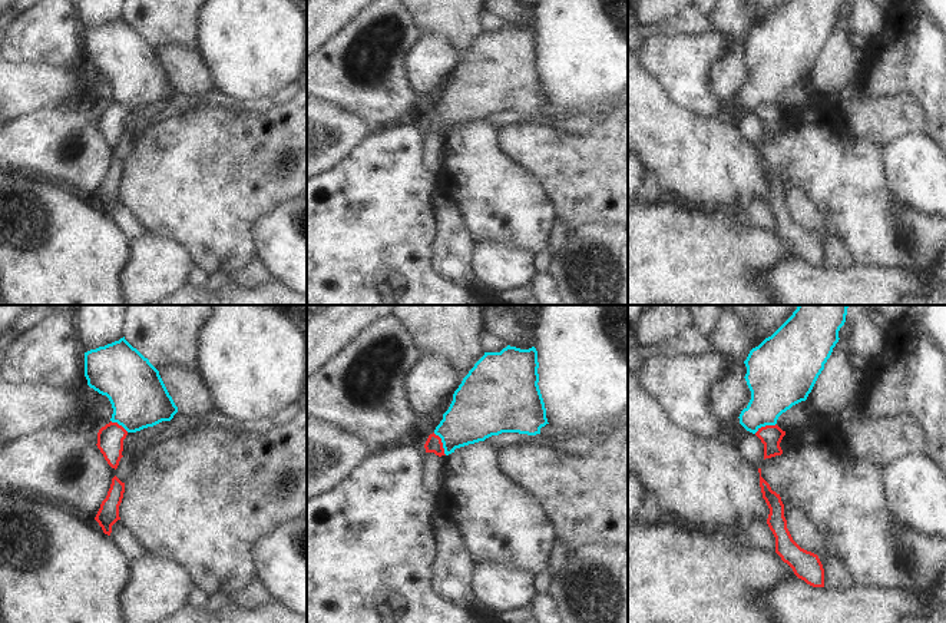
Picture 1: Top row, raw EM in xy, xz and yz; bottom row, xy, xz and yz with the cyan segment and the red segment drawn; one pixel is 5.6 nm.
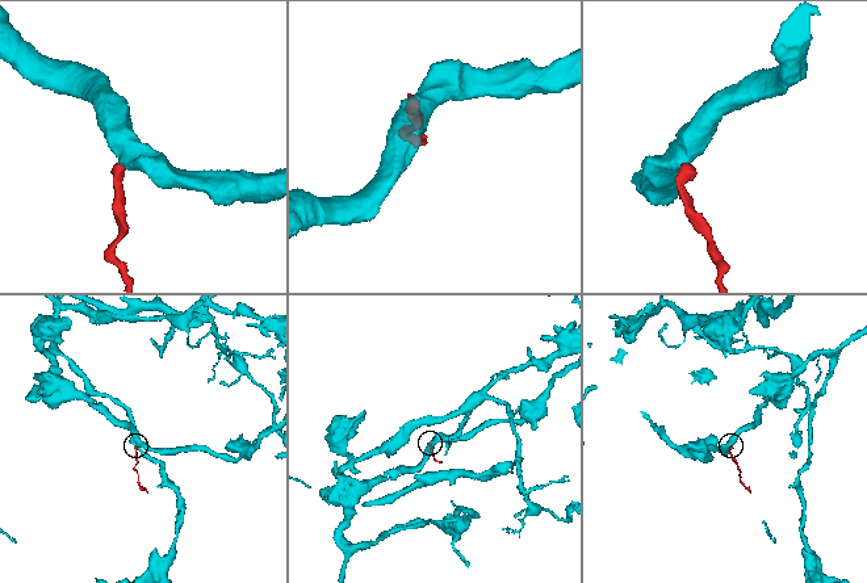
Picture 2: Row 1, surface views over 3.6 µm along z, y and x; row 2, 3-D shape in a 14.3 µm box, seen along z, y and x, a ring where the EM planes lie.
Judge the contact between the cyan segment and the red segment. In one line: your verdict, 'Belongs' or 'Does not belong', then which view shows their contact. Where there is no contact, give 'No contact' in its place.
Does not belong. Touches cyan in xz

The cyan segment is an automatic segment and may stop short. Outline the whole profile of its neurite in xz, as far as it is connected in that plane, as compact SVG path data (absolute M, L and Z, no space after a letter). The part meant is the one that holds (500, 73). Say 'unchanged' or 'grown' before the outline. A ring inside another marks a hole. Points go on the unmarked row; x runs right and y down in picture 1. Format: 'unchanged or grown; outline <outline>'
unchanged; outline M507 24L500 32L484 32L454 70L449 89L434 109L441 117L444 133L502 112L540 113L540 107L549 102L538 64L538 47L535 26L520 29Z

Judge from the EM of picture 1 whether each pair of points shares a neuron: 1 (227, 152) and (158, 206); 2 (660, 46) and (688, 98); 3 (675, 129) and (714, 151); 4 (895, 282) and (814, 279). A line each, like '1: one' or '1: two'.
1: one
2: one
3: one
4: one

